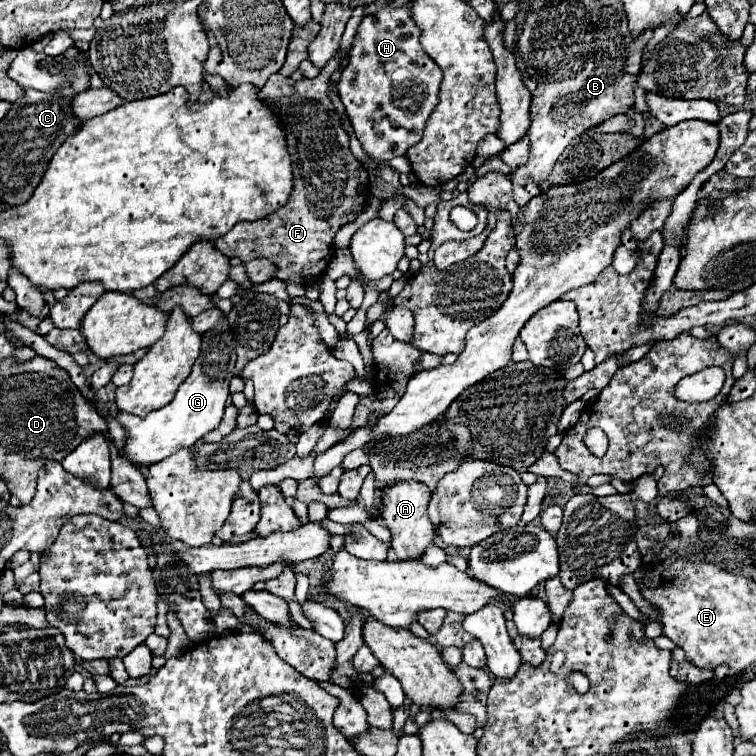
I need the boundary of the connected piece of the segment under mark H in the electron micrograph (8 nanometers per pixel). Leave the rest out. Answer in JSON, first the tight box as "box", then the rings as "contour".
{"box":[338,4,442,162],"contour":[[[402,4],[400,8],[380,8],[374,14],[362,18],[358,32],[354,36],[354,44],[350,48],[348,64],[340,72],[338,94],[344,102],[346,114],[354,128],[354,134],[366,154],[378,162],[386,162],[394,156],[406,154],[410,146],[420,142],[422,132],[426,128],[426,120],[436,108],[438,90],[442,82],[442,70],[438,64],[422,50],[420,30],[410,18],[410,4]]]}

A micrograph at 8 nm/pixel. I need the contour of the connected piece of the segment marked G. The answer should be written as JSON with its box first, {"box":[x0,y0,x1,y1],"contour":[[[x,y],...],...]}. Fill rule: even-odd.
{"box":[116,322,236,466],"contour":[[[224,322],[214,330],[202,334],[200,356],[190,376],[186,378],[186,382],[182,382],[170,404],[150,412],[146,418],[136,418],[134,414],[126,412],[116,414],[116,420],[126,430],[126,440],[120,454],[134,466],[150,466],[168,458],[178,448],[192,446],[204,434],[214,430],[224,414],[224,404],[228,398],[228,382],[234,376],[234,362],[236,362],[234,340]]]}

